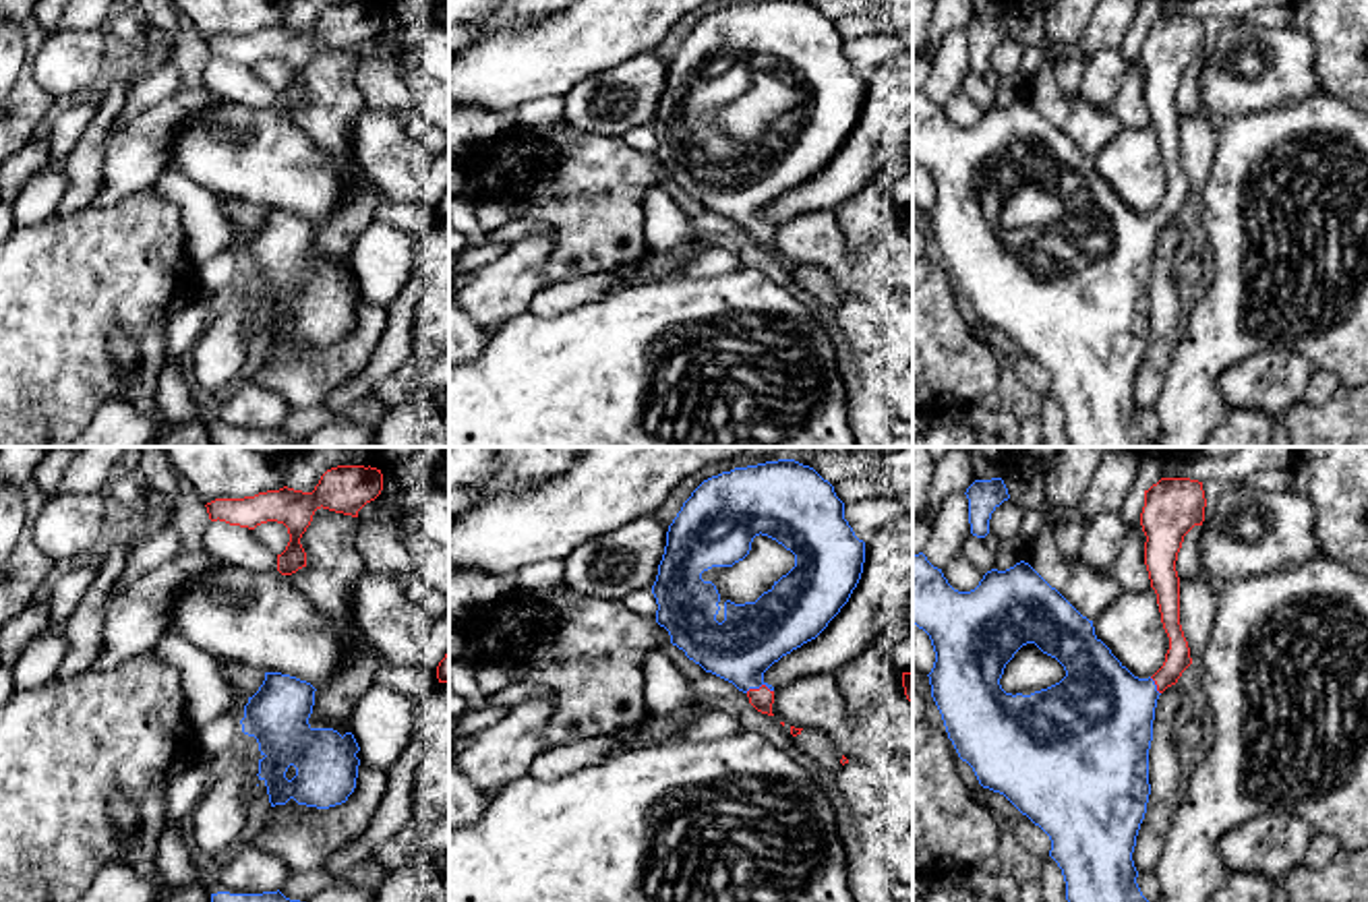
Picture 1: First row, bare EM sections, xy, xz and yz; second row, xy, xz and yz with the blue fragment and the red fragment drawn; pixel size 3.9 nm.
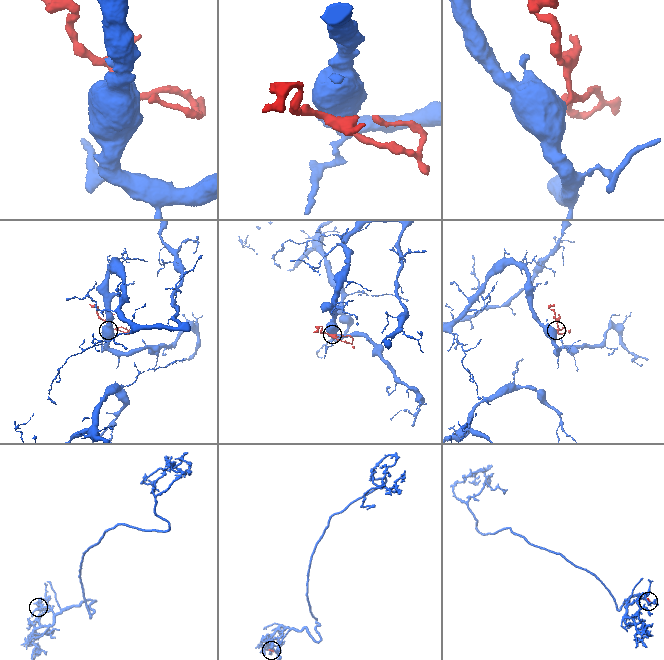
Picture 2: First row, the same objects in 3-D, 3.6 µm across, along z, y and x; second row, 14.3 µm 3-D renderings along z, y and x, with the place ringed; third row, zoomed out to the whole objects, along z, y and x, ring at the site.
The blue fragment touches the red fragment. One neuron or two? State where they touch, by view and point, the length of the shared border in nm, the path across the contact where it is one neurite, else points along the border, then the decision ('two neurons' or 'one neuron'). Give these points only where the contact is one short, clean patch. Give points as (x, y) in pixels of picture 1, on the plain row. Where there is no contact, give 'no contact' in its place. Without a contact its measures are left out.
meets blue in xz at (758, 224); contact 110 nm long; runs through xz (754, 172), (758, 224), (762, 234); one neuron

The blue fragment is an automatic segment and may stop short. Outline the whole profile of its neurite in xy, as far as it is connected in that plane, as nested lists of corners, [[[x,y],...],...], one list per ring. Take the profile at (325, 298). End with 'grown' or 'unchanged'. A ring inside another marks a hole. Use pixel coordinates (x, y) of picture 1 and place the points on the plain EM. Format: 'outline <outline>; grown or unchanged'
outline [[[265,209],[259,228],[248,234],[242,269],[259,279],[259,317],[265,319],[269,339],[286,341],[294,335],[298,341],[329,345],[348,337],[356,325],[360,288],[352,269],[344,273],[333,265],[313,265],[308,254],[315,242],[315,223],[281,209]]]; unchanged

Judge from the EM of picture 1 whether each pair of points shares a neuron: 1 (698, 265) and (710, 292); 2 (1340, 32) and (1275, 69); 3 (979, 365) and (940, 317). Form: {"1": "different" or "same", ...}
{"1": "different", "2": "different", "3": "same"}

